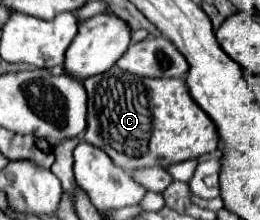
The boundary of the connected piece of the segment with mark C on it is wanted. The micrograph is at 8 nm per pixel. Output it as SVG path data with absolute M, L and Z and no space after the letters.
M118 66L110 68L100 76L92 76L84 80L84 88L88 92L88 128L84 132L84 140L100 150L104 150L112 162L128 172L150 168L162 162L164 168L190 160L214 154L218 150L218 132L210 116L194 102L188 92L184 78L138 78L128 72L120 72Z

